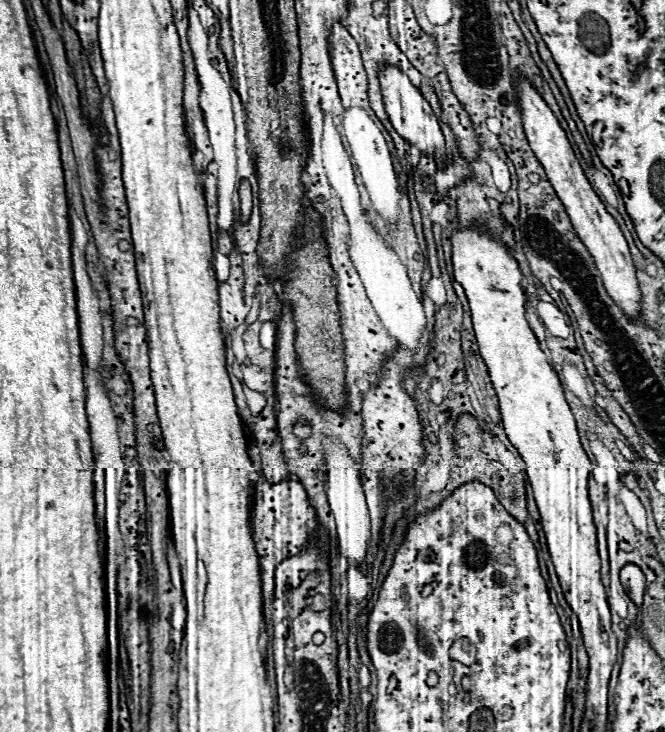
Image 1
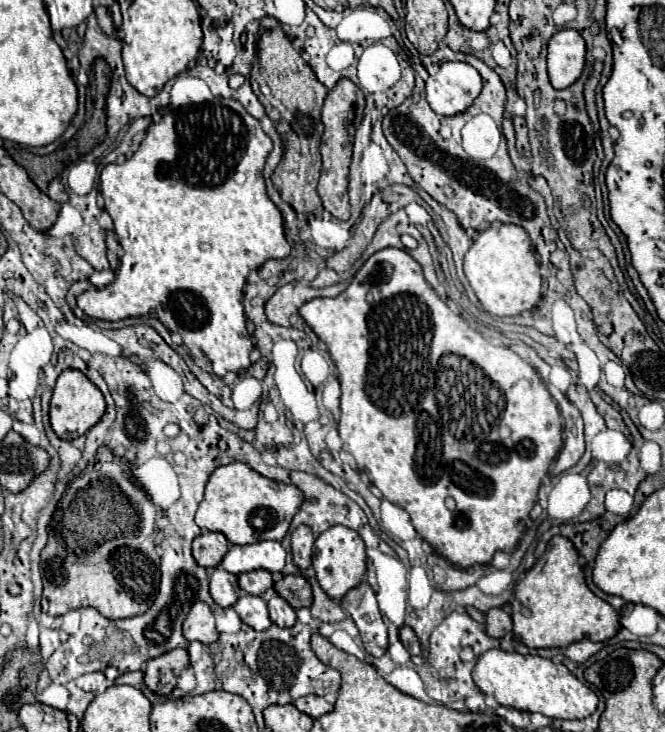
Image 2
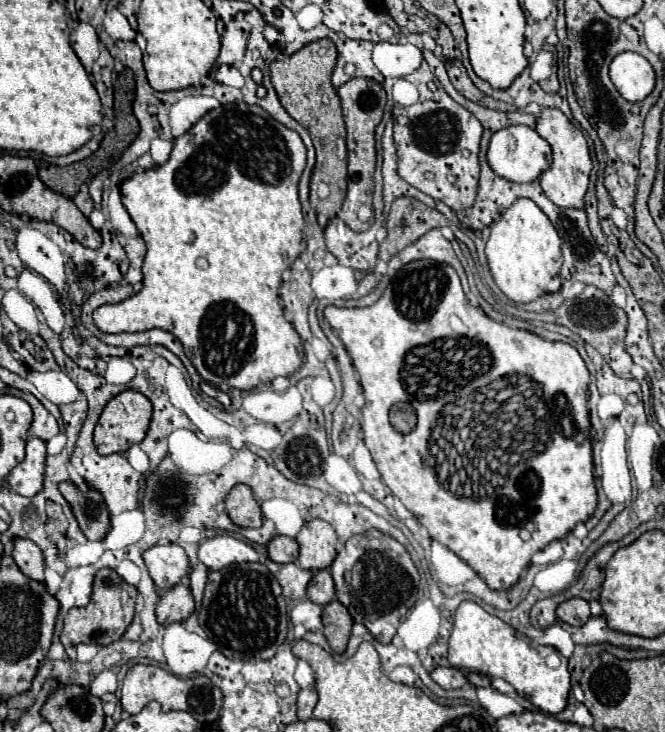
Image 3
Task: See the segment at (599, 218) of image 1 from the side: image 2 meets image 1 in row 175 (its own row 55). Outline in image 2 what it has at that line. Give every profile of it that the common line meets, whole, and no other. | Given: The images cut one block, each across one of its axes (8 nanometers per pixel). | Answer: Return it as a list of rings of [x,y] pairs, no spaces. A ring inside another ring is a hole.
[[[570,28],[558,30],[548,42],[548,78],[556,90],[572,86],[584,70],[584,38]]]

